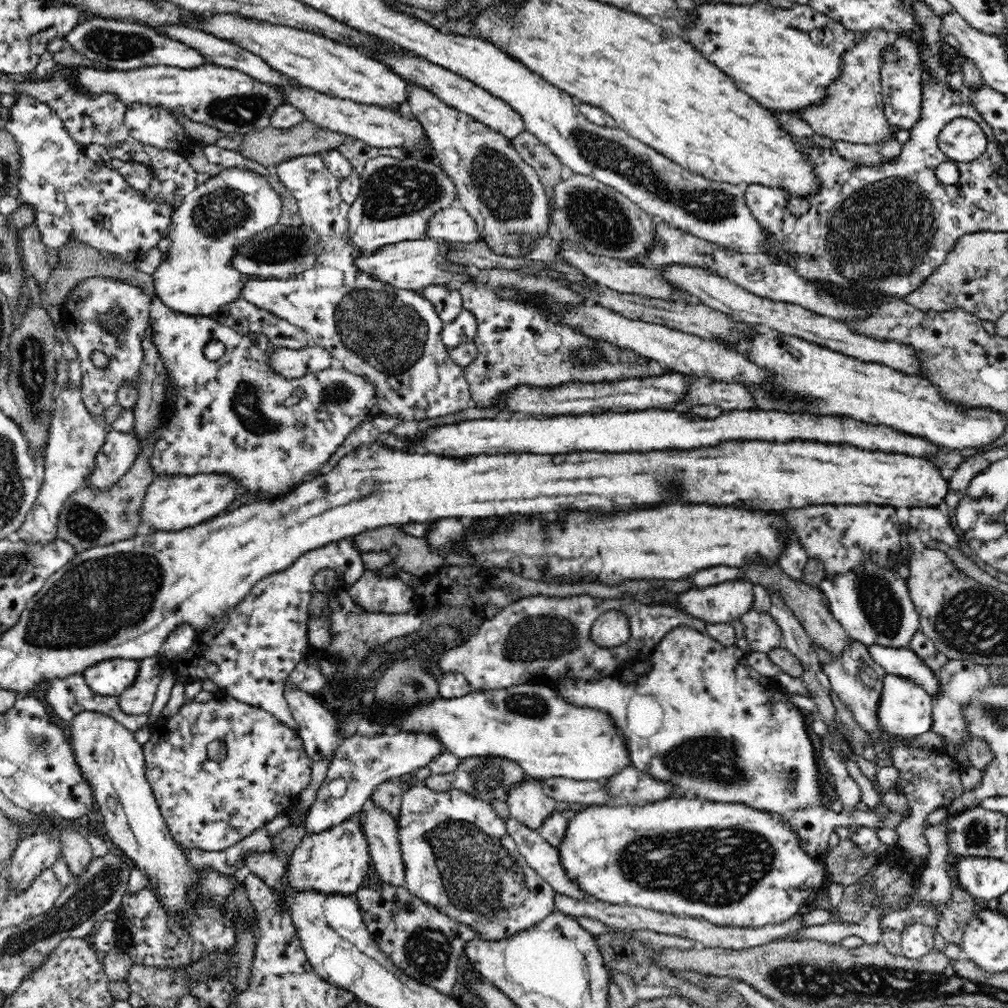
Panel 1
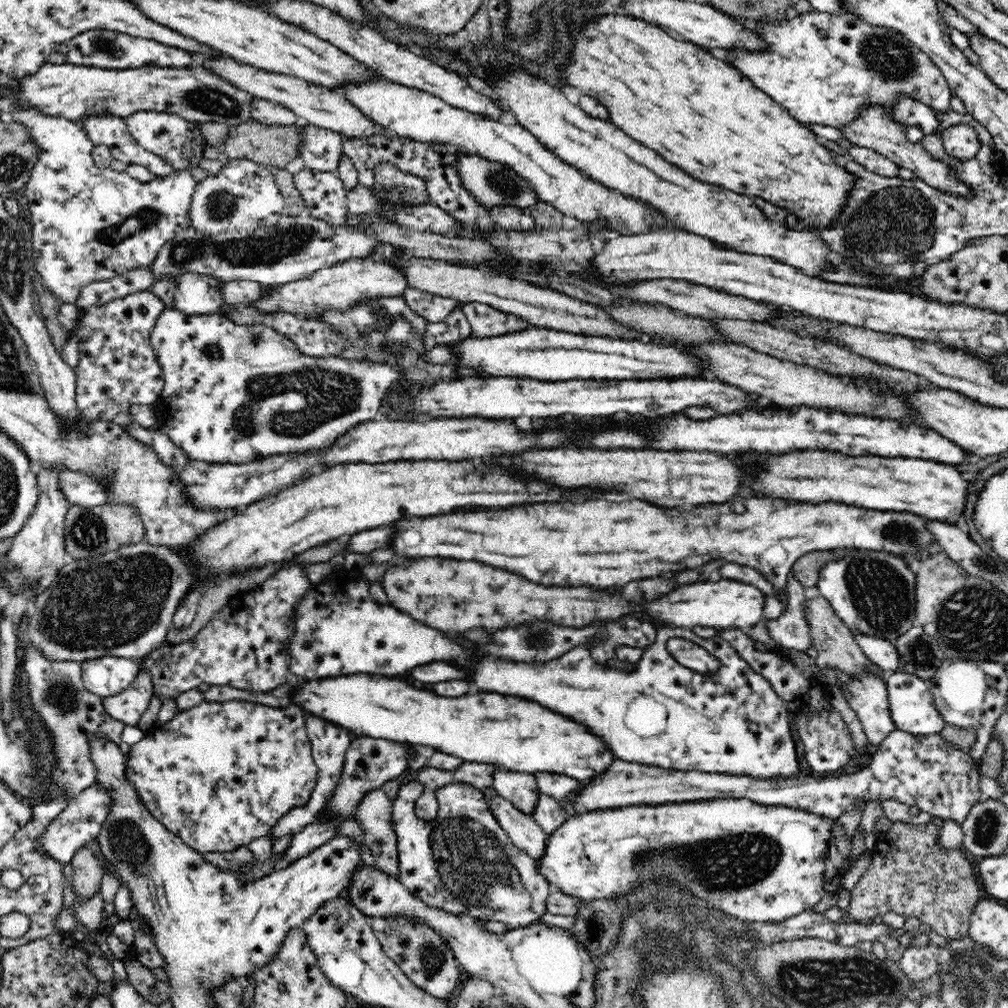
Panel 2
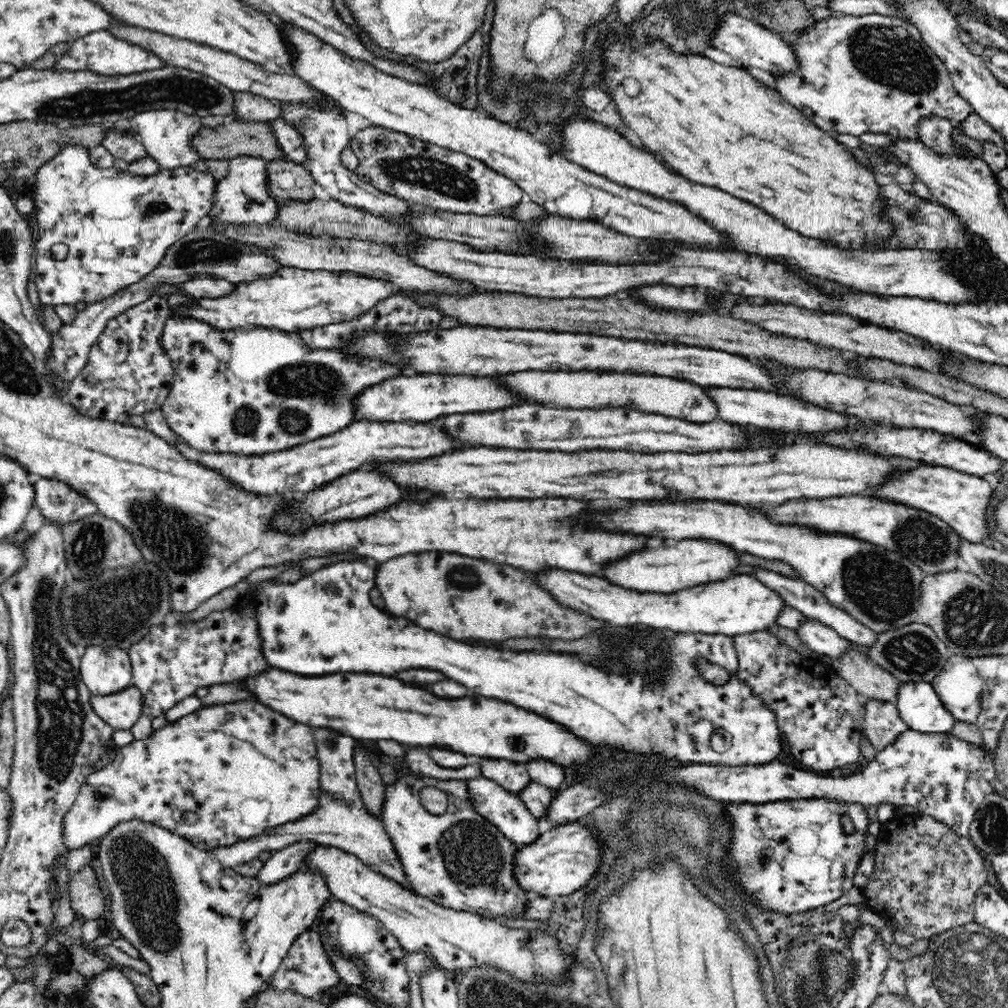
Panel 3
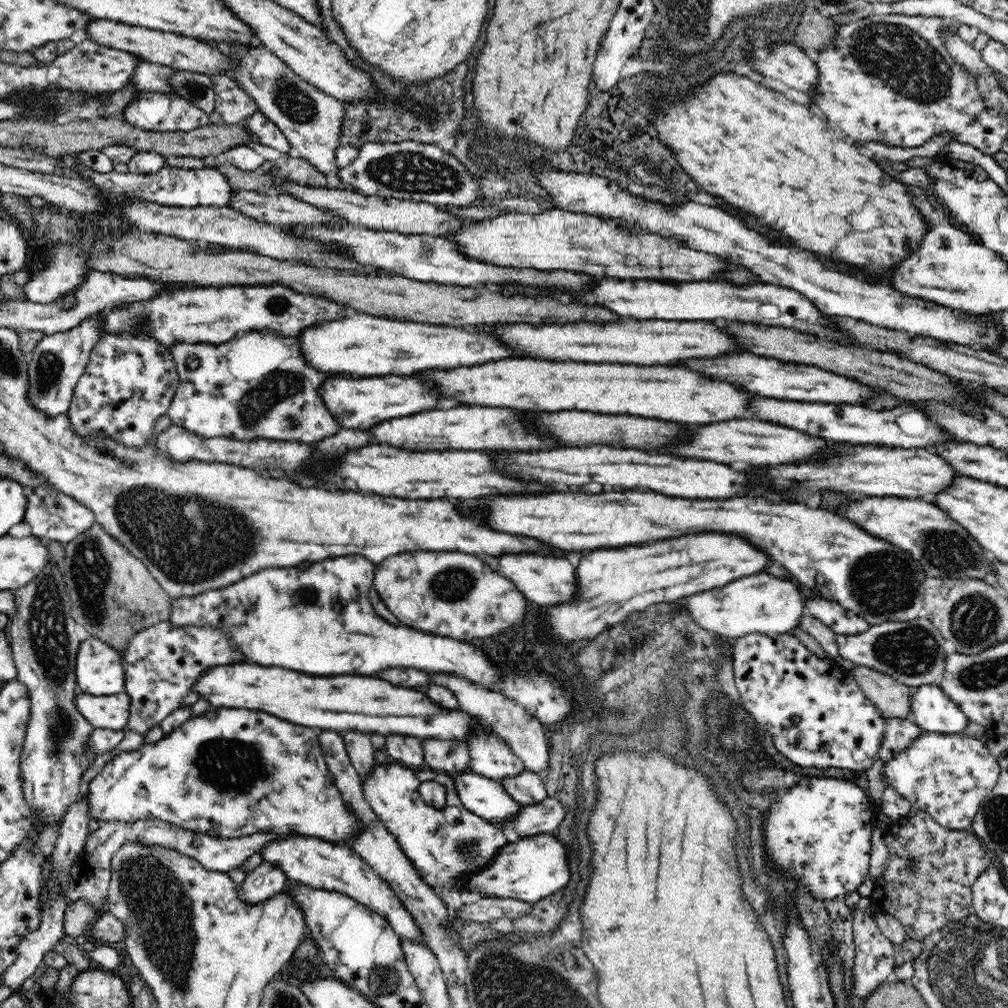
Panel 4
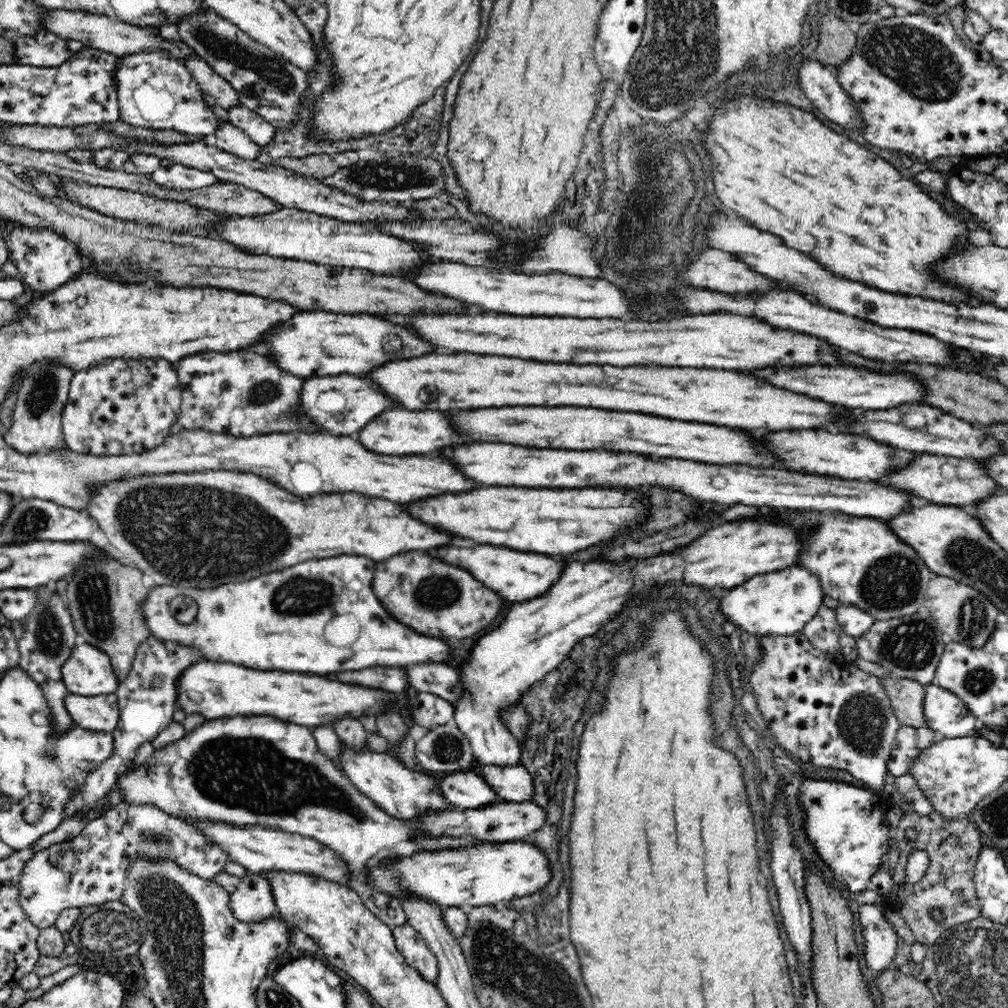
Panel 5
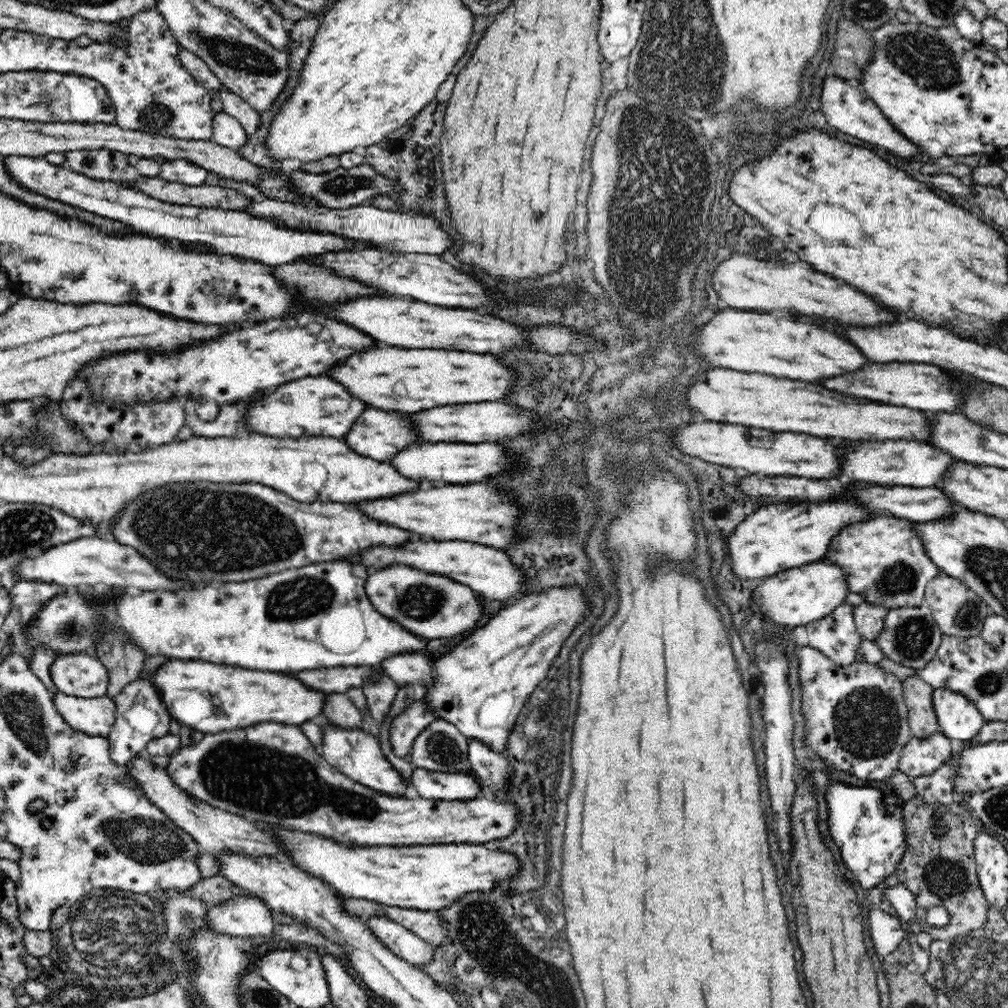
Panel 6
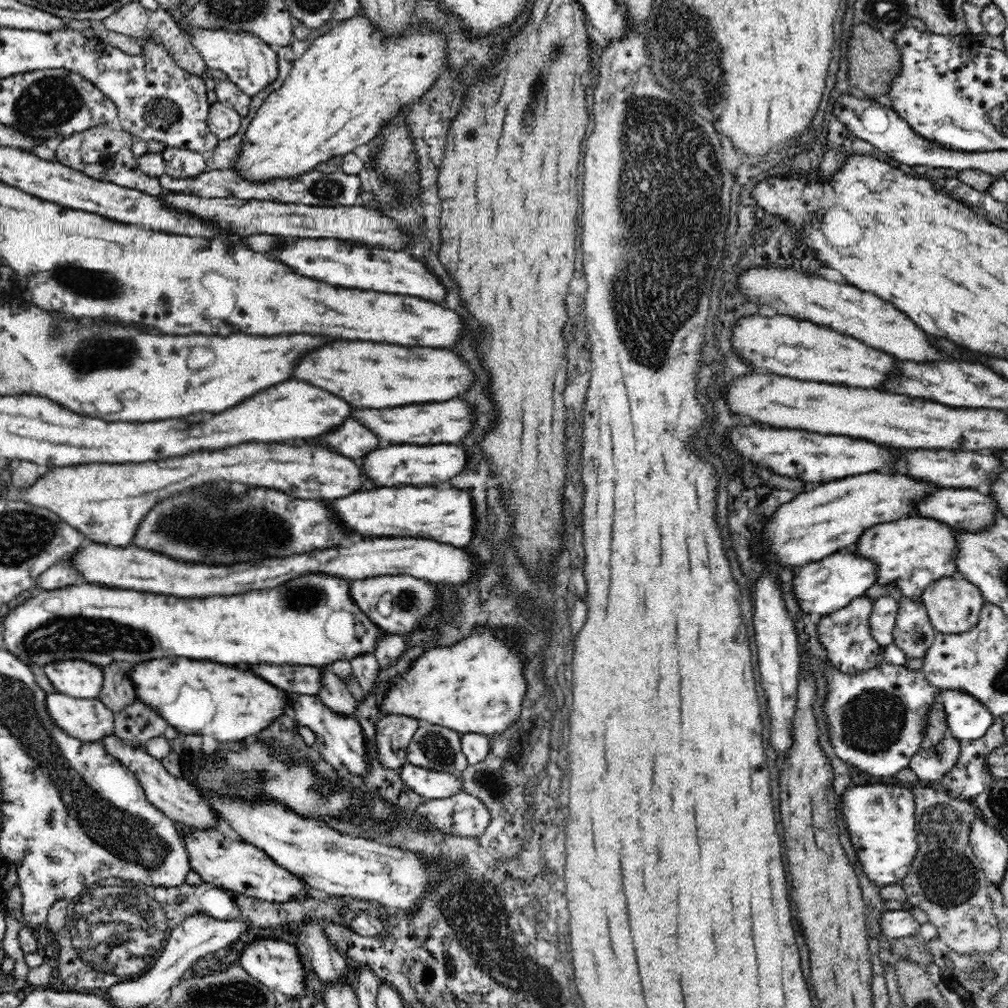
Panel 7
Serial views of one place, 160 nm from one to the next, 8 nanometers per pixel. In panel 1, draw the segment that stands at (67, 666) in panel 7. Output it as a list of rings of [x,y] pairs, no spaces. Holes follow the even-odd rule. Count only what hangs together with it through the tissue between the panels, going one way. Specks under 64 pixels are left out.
[[[105,660],[82,673],[89,687],[102,696],[120,696],[138,676],[137,660]]]

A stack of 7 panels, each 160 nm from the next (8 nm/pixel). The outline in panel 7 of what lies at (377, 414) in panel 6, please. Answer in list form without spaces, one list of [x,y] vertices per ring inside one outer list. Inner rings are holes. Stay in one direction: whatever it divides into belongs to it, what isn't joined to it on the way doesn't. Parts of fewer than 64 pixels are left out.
[[[346,420],[342,426],[330,432],[330,436],[320,436],[316,440],[320,444],[330,444],[334,452],[342,452],[342,456],[350,456],[352,459],[360,459],[380,446],[376,434],[372,434],[356,420]]]

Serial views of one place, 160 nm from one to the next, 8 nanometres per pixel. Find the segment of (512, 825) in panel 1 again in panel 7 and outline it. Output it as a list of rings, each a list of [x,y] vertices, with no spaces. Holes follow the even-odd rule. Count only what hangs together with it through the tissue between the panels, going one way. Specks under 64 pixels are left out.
[[[409,763],[399,772],[402,783],[425,800],[450,798],[464,792],[462,778],[458,774],[427,770]]]

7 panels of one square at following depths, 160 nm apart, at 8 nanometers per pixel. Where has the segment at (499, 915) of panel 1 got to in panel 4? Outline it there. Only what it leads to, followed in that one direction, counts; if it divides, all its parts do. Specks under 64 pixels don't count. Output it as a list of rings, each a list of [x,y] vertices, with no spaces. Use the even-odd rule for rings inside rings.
[[[394,762],[388,766],[376,763],[372,774],[363,780],[362,789],[366,801],[372,807],[372,811],[378,819],[386,826],[386,829],[400,842],[399,846],[408,854],[408,859],[414,862],[415,870],[422,875],[422,879],[428,882],[427,887],[433,890],[440,888],[444,894],[440,894],[440,900],[451,912],[462,907],[458,888],[458,880],[462,874],[480,871],[482,867],[488,867],[508,842],[502,830],[492,823],[470,813],[458,797],[458,788],[454,783],[454,776],[434,770],[415,770]],[[433,781],[446,788],[448,798],[446,807],[459,808],[461,820],[448,824],[444,809],[437,810],[428,805],[419,794],[422,782]]]

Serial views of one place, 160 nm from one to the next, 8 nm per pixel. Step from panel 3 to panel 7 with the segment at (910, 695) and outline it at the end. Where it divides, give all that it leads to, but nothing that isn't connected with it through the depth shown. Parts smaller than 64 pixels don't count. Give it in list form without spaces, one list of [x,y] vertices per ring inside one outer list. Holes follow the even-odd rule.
[[[941,691],[939,700],[946,711],[948,730],[959,741],[982,738],[992,726],[995,716],[978,699],[964,691]]]

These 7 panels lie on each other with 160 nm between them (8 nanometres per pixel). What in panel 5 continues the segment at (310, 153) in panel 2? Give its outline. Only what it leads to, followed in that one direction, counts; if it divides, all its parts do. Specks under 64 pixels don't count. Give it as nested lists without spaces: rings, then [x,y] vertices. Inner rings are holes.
[[[240,104],[230,107],[228,118],[232,125],[244,131],[250,140],[264,147],[273,139],[276,128],[267,120],[264,120],[257,112]]]

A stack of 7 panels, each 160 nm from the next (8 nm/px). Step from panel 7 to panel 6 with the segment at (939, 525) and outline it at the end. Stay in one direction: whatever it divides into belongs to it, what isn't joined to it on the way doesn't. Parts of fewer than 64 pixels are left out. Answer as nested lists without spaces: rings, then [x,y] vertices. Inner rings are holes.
[[[880,516],[868,522],[856,521],[830,540],[823,560],[842,569],[850,593],[862,595],[864,602],[888,610],[925,605],[926,585],[942,572],[928,557],[922,539],[914,534],[911,525],[908,519]]]

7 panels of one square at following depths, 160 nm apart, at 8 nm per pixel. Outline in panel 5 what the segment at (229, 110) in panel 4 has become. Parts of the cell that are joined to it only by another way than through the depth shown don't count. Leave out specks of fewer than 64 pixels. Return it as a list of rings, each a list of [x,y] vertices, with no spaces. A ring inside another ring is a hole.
[[[192,55],[182,61],[203,92],[216,99],[215,104],[227,112],[230,107],[240,105],[238,93],[232,88],[232,85],[214,72],[204,59],[198,55]]]

